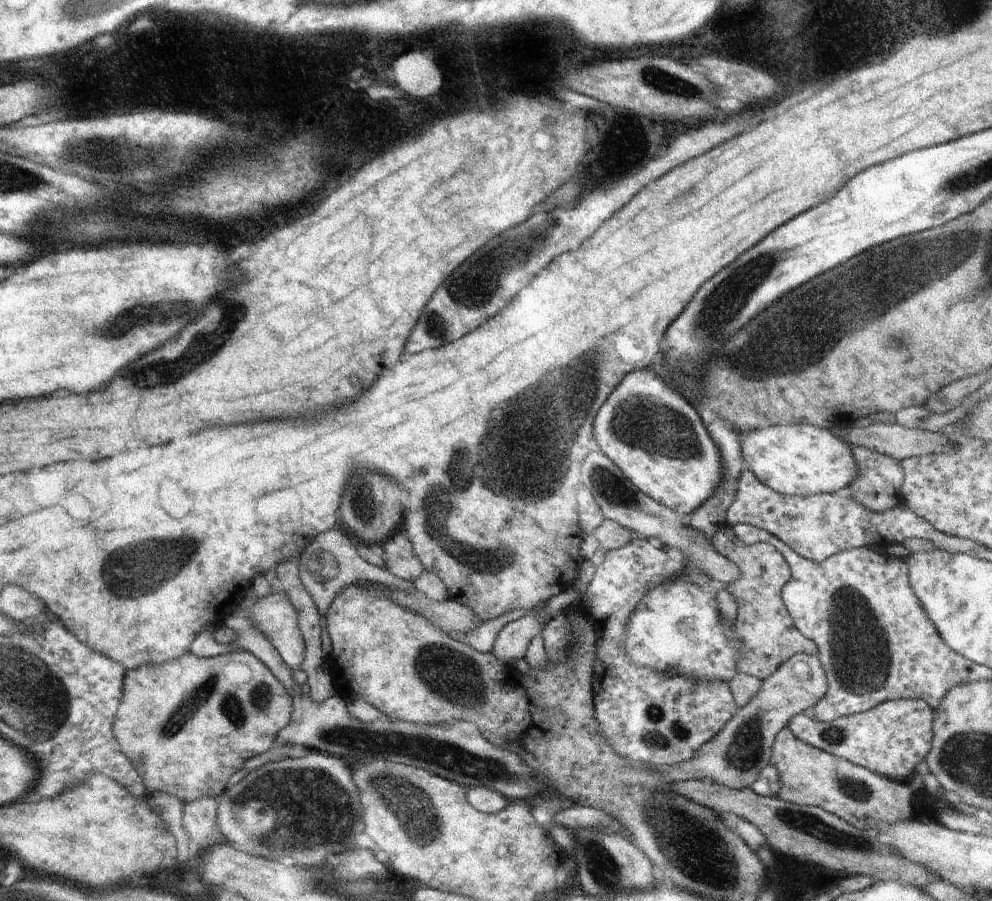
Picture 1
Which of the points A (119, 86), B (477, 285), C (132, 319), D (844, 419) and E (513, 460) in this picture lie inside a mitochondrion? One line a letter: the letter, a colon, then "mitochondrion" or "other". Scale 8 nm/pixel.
A: other
B: mitochondrion
C: mitochondrion
D: other
E: mitochondrion

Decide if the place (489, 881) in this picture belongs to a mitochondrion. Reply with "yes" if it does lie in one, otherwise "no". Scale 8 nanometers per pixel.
no

